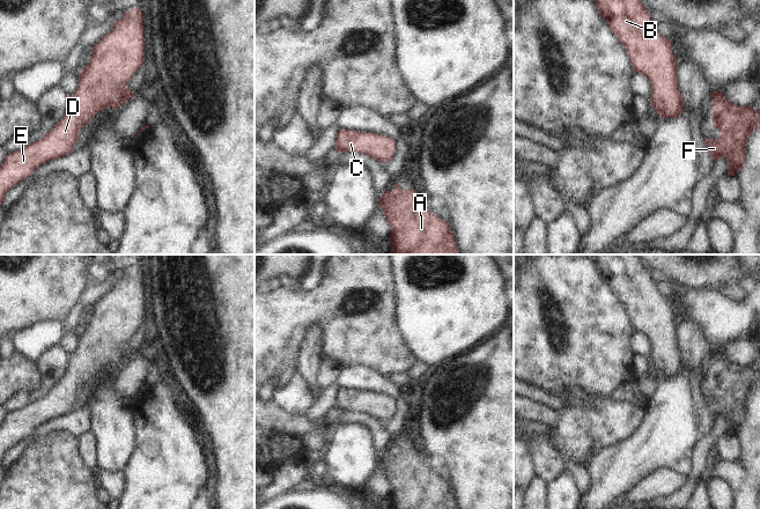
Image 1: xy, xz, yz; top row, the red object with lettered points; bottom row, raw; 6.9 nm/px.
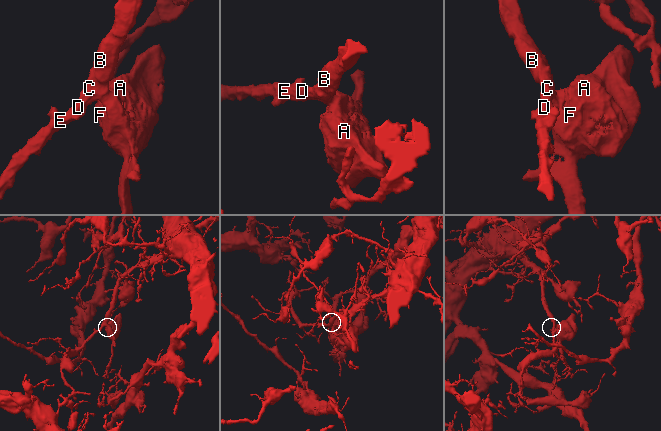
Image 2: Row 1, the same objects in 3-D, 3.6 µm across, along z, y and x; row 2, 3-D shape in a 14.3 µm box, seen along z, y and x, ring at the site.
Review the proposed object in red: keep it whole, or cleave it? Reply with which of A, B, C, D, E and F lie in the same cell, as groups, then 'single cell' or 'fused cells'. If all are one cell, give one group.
A B C D E F; single cell

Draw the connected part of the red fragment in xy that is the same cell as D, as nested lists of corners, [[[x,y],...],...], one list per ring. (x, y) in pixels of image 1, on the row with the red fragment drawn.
[[[136,7],[124,13],[120,21],[113,21],[113,28],[110,32],[93,46],[89,64],[79,72],[79,86],[69,96],[69,106],[61,120],[50,132],[45,133],[42,140],[30,142],[21,150],[5,155],[5,161],[0,167],[0,206],[3,204],[6,193],[36,168],[72,153],[81,128],[98,112],[106,106],[118,110],[133,96],[126,84],[143,62],[142,20],[143,15]]]

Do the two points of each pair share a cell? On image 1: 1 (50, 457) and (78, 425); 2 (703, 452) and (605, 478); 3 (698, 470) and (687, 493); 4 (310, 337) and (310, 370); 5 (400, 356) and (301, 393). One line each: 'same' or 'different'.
1: different
2: different
3: same
4: same
5: different

